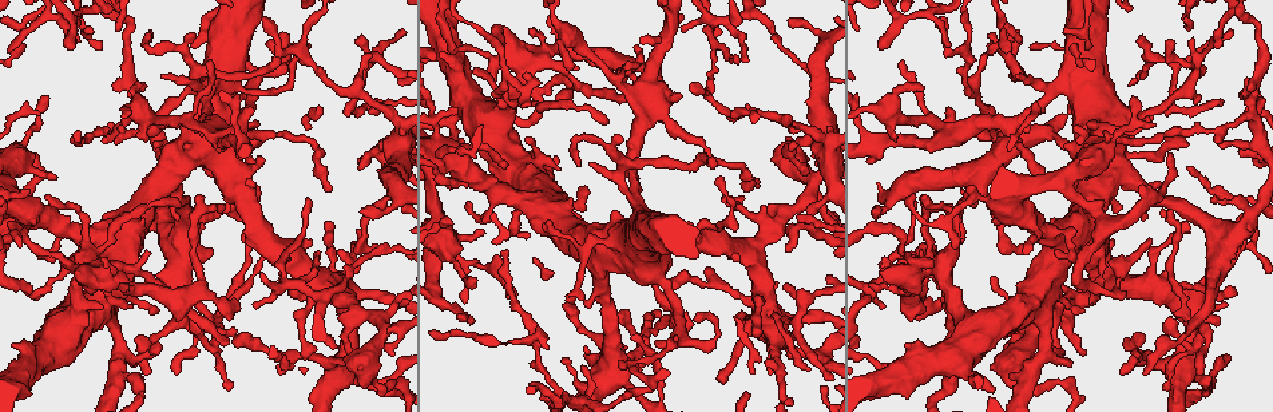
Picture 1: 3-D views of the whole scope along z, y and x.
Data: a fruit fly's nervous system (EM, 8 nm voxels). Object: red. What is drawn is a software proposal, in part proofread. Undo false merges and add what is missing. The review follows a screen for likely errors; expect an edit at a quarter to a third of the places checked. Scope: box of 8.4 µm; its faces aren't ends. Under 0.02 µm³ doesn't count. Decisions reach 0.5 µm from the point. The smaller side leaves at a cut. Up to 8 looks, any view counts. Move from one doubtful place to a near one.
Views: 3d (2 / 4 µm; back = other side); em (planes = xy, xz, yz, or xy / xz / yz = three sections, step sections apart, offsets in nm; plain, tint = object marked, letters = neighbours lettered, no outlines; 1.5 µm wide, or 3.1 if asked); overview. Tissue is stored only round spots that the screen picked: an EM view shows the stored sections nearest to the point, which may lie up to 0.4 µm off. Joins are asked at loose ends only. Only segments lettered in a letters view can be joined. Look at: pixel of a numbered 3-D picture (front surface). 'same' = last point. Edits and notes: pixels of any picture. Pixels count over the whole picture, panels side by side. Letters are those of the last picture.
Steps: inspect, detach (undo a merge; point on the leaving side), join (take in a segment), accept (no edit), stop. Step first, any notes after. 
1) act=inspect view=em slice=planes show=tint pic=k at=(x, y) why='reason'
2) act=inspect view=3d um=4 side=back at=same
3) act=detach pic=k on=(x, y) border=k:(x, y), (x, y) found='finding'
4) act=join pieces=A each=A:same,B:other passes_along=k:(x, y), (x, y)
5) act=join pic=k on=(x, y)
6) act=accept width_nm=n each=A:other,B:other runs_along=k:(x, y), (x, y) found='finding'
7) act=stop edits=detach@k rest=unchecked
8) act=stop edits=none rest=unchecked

act=inspect view=3d um=2 pic=1 at=(135, 375) why='thin end'

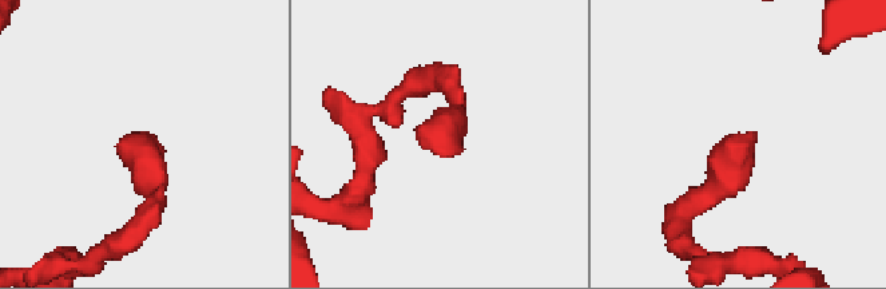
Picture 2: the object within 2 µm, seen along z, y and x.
act=inspect view=em slice=planes show=letters pic=2 at=(752, 136) why='shape alone is not enough'

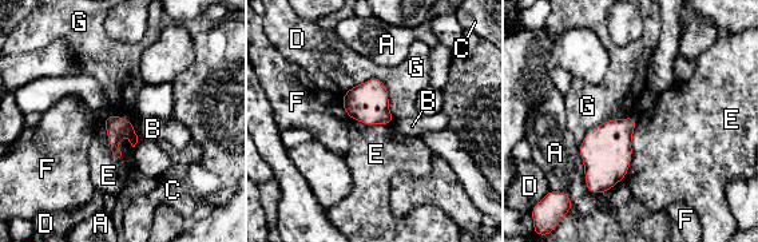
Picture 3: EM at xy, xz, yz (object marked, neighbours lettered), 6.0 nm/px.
act=accept each=A:other,B:other,C:other,D:other,E:other,F:other,G:other border=3:(103, 118), (108, 146), (116, 159) found='no lettered segment goes on from it'

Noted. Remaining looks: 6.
act=inspect view=em slice=xy step=8 show=tint pic=1 at=(873, 144) why='calibre changes'

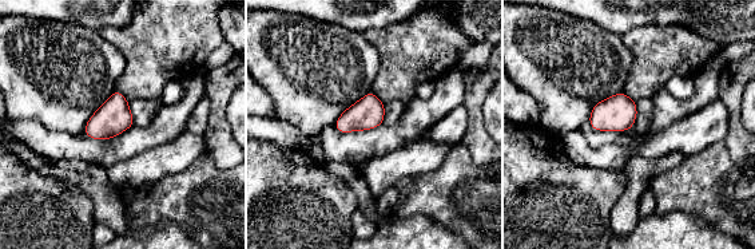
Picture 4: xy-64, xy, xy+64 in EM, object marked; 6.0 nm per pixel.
act=inspect view=em slice=planes show=letters at=same why='cut it another way'

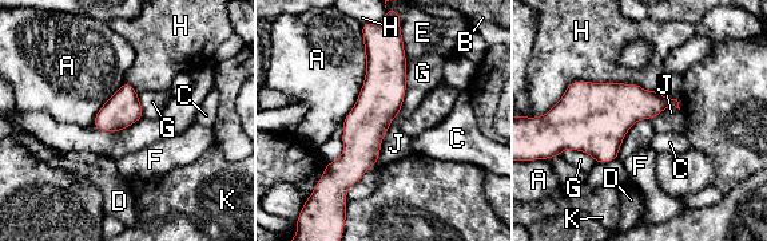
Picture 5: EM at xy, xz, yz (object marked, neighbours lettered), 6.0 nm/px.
act=accept width_nm=260 longest_contact=H:800nm each=A:other,B:other,C:other,D:other,E:other,F:other,G:other,H:other,J:other,K:other found='continuous, no second neuron'

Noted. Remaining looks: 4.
act=inspect view=em slice=xy step=8 show=tint pic=1 at=(1084, 309) why='thin end'

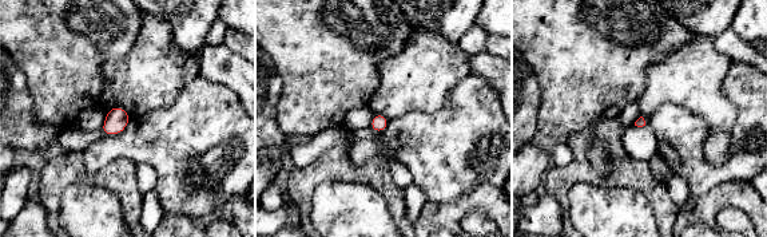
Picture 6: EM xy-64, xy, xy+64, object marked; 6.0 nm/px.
act=inspect view=em slice=planes show=letters at=same why='another direction'

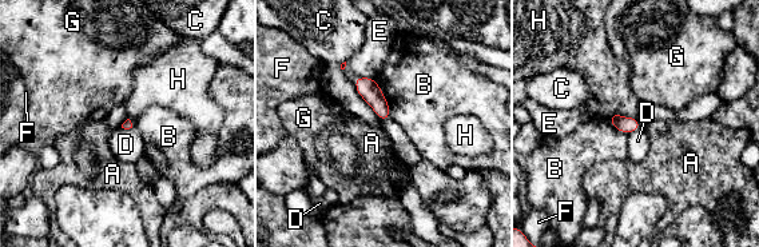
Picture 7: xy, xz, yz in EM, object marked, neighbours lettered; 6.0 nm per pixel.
act=accept each=A:other,B:other,C:other,D:other,E:other,F:other,G:other,H:other border=7:(611, 112), (635, 118) found='no lettered segment goes on from it'

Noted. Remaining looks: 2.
act=stop edits=none rest=unchecked

